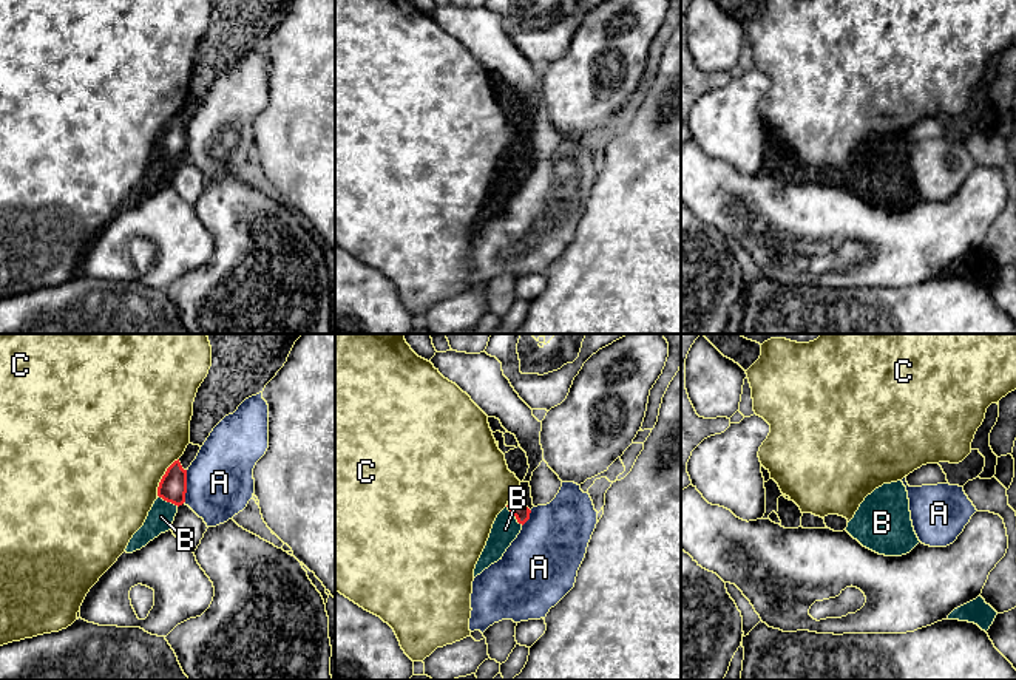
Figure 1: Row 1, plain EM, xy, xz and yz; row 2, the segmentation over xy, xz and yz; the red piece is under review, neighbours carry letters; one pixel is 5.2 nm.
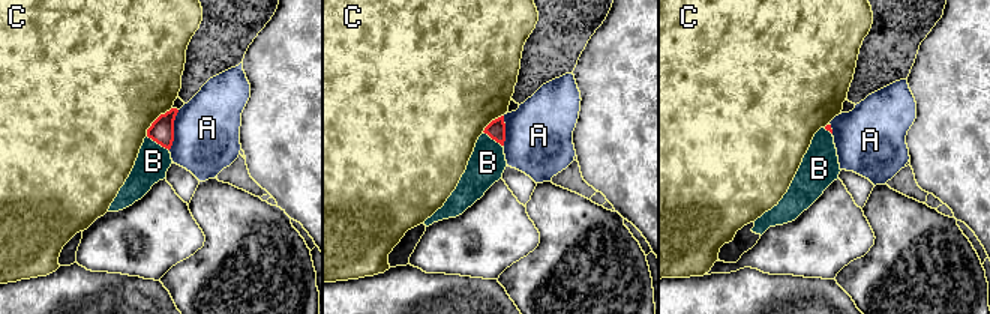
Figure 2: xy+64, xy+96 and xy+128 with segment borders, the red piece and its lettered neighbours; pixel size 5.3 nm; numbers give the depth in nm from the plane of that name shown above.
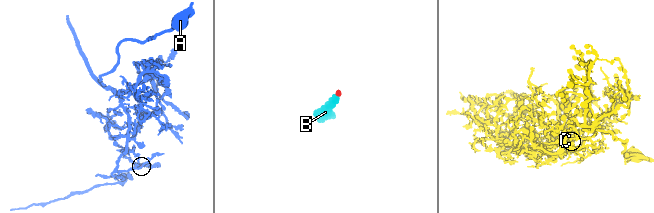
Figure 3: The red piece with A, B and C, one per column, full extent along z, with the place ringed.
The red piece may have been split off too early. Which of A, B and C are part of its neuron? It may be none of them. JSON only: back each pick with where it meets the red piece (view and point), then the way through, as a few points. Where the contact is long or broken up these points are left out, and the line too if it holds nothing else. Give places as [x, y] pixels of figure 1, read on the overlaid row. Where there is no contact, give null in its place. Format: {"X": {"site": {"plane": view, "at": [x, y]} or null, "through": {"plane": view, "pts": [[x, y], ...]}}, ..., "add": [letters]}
{"B": {"site": {"plane": "xy", "at": [169, 501]}, "through": {"plane": "xy", "pts": [[173, 486], [169, 501], [161, 516]]}}, "add": ["B"]}

